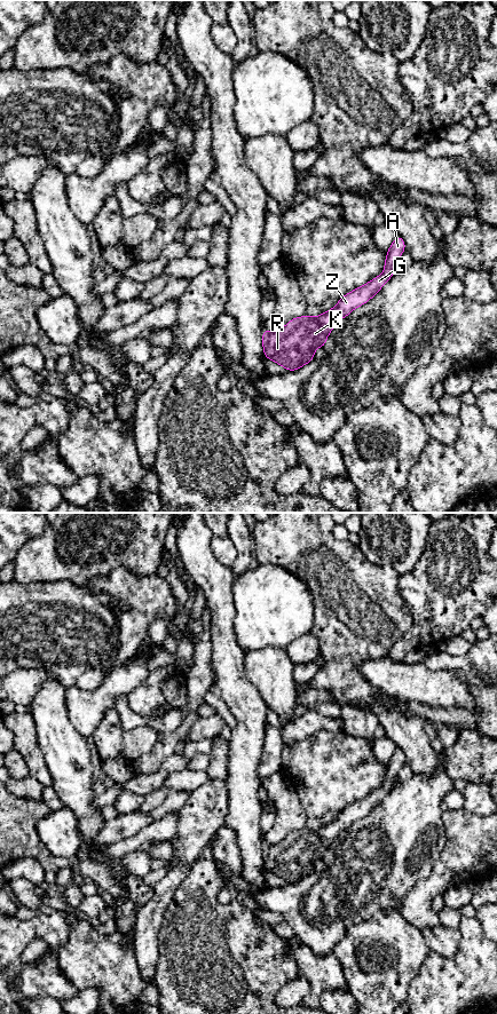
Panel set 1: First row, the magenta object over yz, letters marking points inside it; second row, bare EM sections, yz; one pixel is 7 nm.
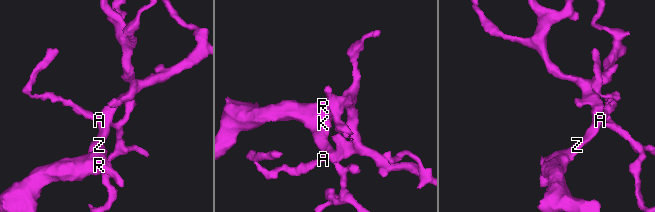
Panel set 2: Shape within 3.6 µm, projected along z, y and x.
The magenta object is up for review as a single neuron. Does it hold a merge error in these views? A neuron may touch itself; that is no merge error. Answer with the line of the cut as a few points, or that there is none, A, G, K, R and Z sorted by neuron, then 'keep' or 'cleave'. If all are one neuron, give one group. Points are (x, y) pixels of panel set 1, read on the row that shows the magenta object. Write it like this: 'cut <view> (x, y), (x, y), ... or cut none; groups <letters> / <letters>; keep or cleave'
cut none; groups A G K R Z; keep

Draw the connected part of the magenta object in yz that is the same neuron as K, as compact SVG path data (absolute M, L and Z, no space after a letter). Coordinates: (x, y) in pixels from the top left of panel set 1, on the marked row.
M396 235L387 251L384 272L342 296L333 309L314 318L307 315L293 318L279 331L269 332L262 328L265 357L287 371L297 371L311 362L315 349L325 347L326 338L338 322L355 308L366 303L390 279L397 260L404 251L405 243L400 235Z

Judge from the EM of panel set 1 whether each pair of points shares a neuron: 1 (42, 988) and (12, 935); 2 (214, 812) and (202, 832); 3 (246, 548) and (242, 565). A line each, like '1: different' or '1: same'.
1: same
2: same
3: same

